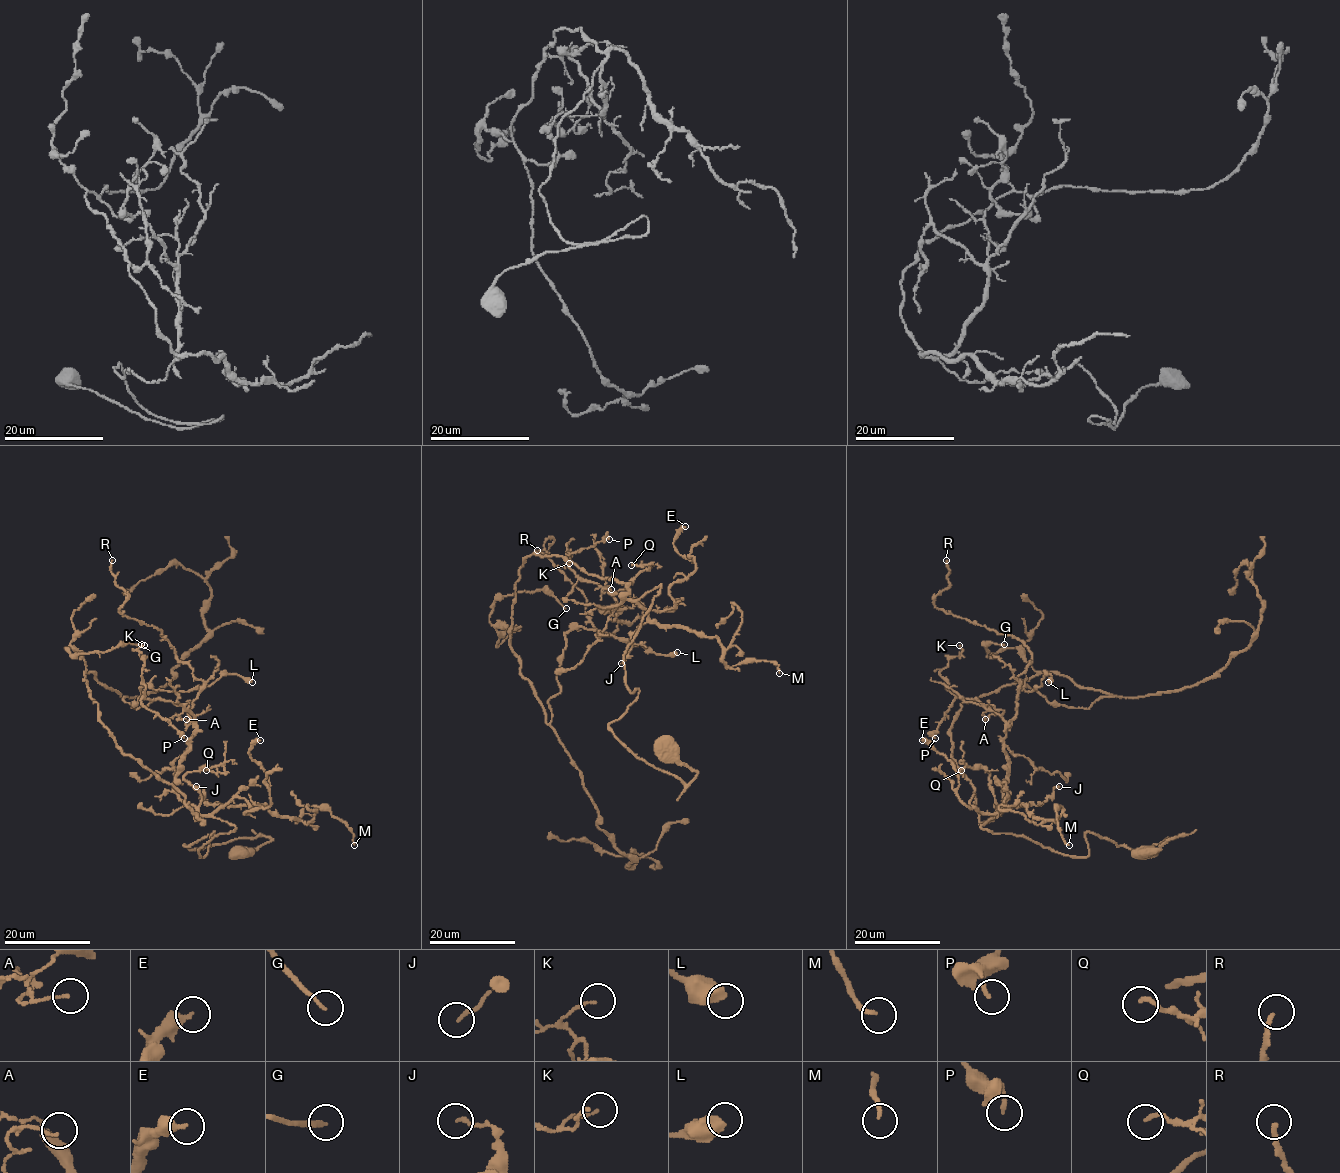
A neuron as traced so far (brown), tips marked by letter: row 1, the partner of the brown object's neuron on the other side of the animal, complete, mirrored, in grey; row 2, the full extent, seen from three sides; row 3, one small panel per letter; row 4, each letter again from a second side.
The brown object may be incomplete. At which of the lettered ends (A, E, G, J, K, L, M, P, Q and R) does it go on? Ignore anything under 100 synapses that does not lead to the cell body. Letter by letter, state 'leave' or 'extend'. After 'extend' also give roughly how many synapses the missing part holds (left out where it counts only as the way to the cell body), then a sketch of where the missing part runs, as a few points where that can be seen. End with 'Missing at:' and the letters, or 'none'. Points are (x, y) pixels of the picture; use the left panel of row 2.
A: leave
E: leave
G: leave
J: leave
K: leave
L: leave
M: leave
P: leave
Q: leave
R: leave
Missing at: none

